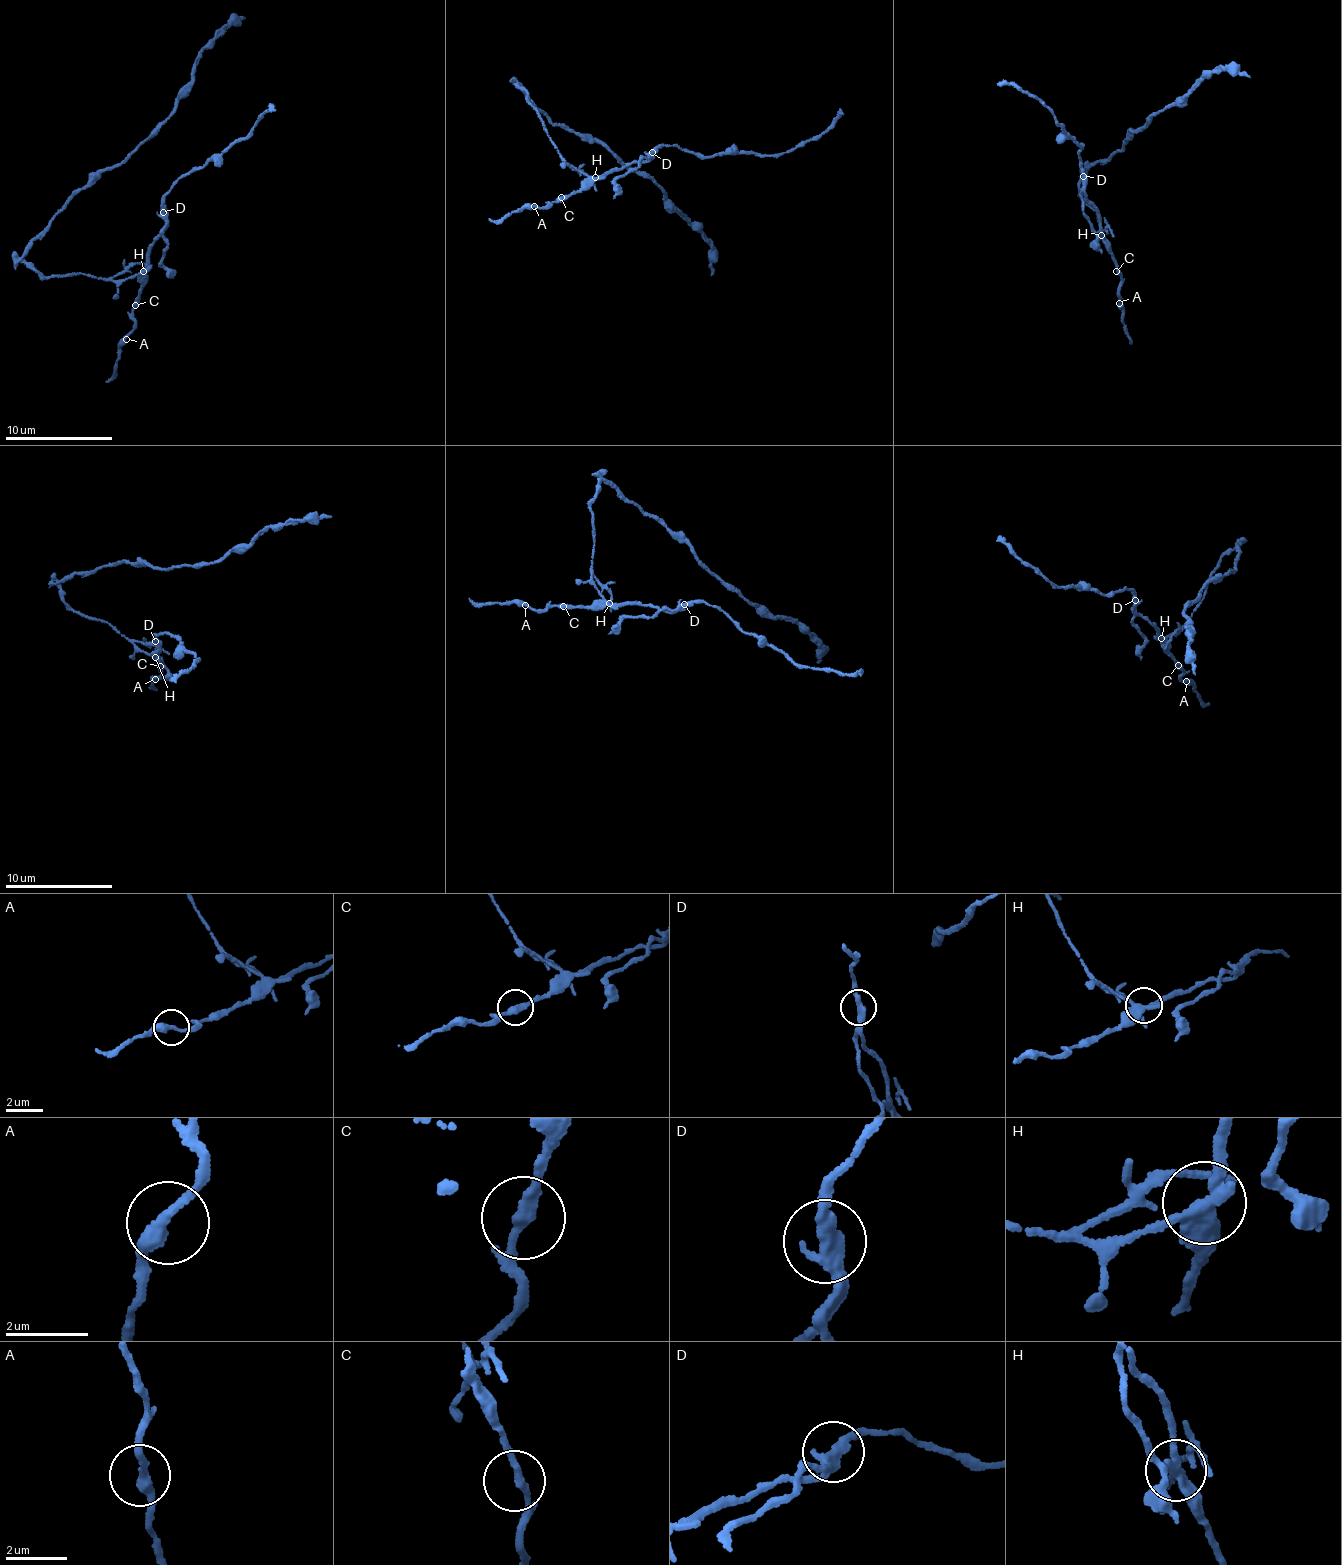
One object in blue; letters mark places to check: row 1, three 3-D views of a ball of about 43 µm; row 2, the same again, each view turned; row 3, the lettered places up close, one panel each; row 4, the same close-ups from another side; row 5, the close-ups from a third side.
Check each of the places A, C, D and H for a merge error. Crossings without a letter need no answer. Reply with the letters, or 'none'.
D, H

